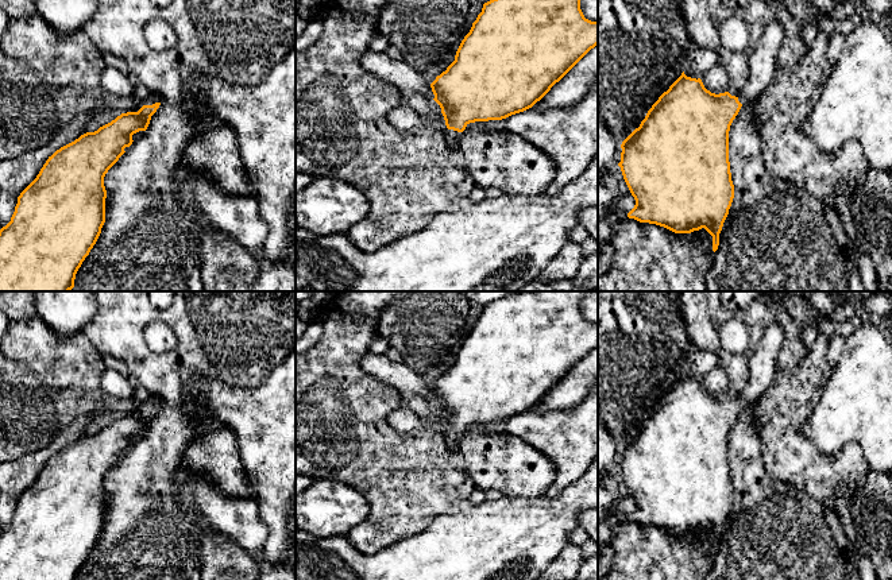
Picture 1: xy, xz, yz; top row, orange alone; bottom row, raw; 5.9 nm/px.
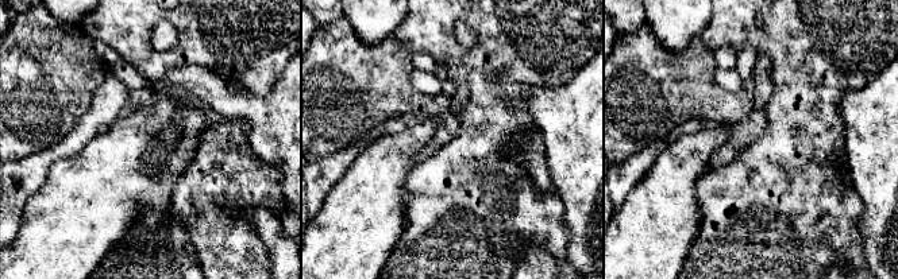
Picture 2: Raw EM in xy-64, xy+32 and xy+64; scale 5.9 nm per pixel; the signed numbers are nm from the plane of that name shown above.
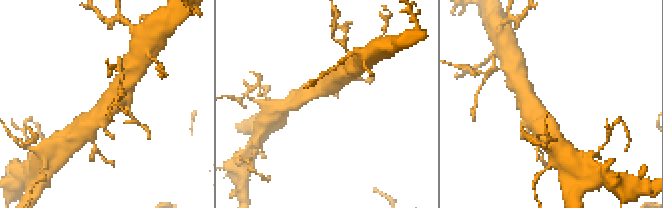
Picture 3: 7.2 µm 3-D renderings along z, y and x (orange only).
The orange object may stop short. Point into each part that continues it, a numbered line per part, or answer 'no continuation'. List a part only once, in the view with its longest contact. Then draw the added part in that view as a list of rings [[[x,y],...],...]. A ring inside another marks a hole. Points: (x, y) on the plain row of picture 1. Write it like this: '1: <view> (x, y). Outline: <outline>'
1: xy (154, 398). Outline: [[[152,393],[150,394],[150,398],[147,399],[147,402],[144,403],[144,407],[152,407],[155,405],[161,405],[162,403],[162,399],[161,397],[157,394],[157,393]]]

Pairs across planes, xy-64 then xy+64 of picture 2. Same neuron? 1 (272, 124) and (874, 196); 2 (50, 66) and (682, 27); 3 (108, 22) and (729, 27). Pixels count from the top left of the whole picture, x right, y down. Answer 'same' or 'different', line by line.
1: same
2: different
3: same

